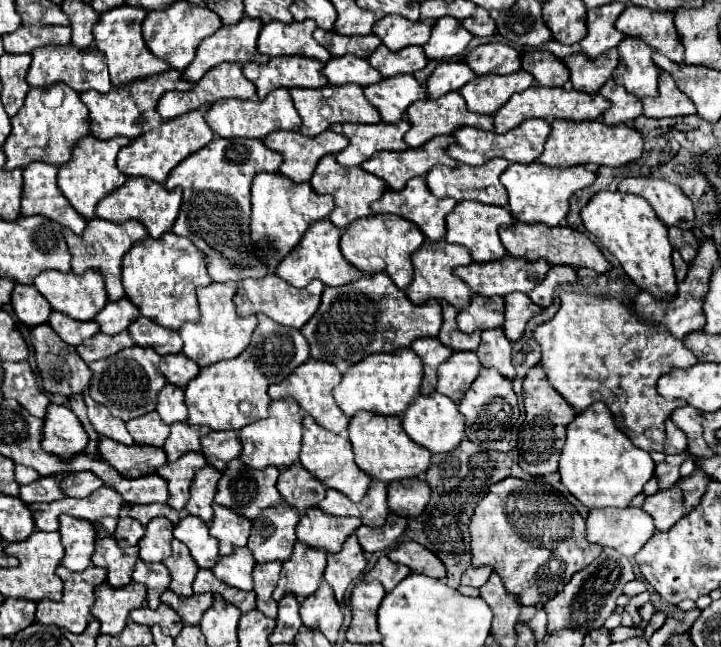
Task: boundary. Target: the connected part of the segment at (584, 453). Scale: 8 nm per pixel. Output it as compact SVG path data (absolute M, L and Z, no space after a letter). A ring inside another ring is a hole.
M595 403L579 413L567 427L567 439L559 457L559 475L567 491L577 497L587 509L617 507L623 509L635 495L643 491L643 485L653 477L655 463L647 451L635 447L625 437L609 415L605 403Z

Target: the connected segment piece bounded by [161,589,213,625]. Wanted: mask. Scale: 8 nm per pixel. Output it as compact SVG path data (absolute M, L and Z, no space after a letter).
M167 589L161 595L161 601L177 611L183 625L197 625L201 621L203 613L209 609L209 605L213 601L213 593L203 593L203 595L193 595L193 597L179 597L171 589Z

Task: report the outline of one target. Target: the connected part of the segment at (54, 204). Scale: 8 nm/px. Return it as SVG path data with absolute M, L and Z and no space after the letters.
M33 163L23 169L21 215L45 215L51 221L83 233L87 221L69 205L69 199L57 187L57 167L49 163Z

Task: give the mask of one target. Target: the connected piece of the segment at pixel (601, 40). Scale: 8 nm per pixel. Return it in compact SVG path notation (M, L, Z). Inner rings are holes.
M613 1L609 5L601 5L597 9L589 9L587 13L587 35L581 41L581 49L589 53L589 57L597 57L613 47L617 47L625 35L615 29L615 21L625 9L625 3Z

